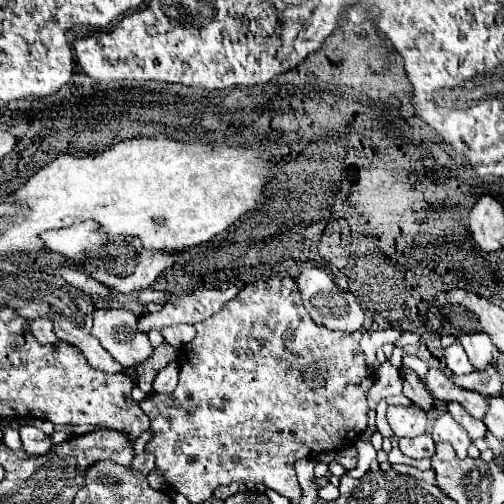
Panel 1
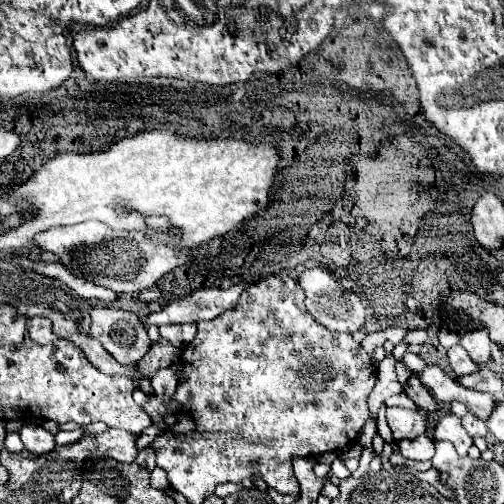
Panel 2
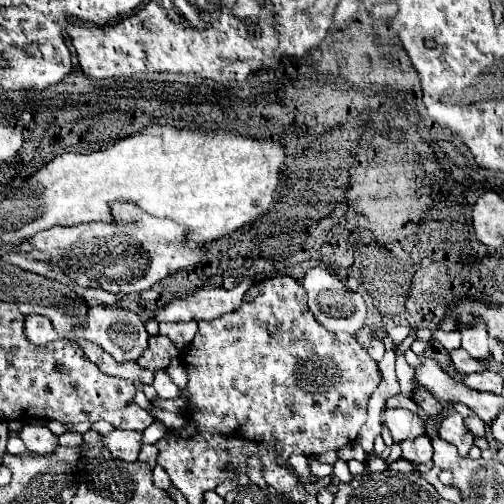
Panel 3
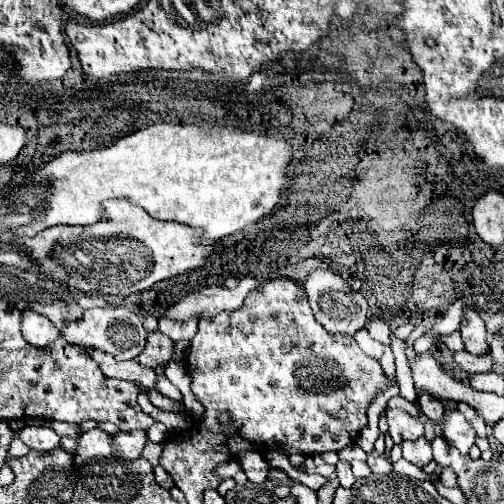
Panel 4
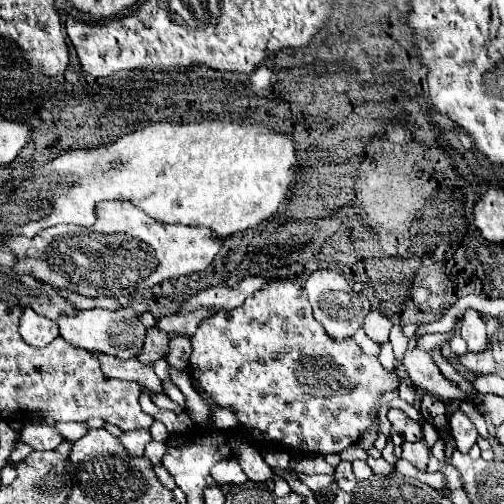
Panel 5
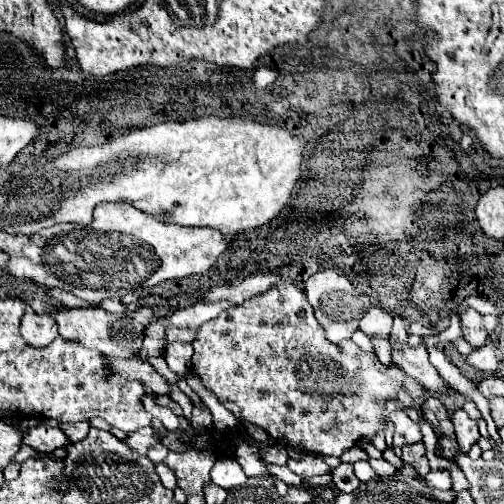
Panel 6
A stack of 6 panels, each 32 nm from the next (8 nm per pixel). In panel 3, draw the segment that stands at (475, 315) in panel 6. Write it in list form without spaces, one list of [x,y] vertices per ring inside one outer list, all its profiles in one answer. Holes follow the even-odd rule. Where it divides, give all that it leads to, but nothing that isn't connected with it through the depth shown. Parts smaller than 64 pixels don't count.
[[[474,318],[474,322],[462,330],[462,348],[470,352],[470,356],[478,356],[478,360],[490,356],[486,324],[480,318]]]

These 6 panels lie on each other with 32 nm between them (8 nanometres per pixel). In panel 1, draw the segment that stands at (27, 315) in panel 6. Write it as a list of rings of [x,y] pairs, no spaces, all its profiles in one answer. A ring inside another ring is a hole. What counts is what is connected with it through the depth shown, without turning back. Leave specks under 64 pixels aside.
[[[36,318],[36,320],[30,320],[28,326],[30,326],[32,336],[34,336],[40,344],[52,344],[52,342],[58,340],[58,338],[54,336],[54,332],[52,332],[52,322],[50,322],[48,318]]]

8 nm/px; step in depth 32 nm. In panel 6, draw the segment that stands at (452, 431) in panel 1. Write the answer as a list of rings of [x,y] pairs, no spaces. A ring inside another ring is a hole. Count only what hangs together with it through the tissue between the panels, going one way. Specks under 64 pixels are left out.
[[[464,410],[454,412],[452,424],[454,424],[454,430],[456,430],[456,440],[460,444],[460,452],[466,454],[470,450],[470,446],[476,444],[478,438],[480,438],[478,424],[476,424],[476,420],[468,418],[468,414]]]

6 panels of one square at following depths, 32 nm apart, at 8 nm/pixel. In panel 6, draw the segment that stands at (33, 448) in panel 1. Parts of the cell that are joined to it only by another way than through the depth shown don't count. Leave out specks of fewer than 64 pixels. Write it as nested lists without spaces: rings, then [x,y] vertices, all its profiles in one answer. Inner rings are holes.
[[[40,424],[36,428],[30,428],[26,430],[26,436],[24,436],[24,444],[32,446],[34,450],[42,452],[42,454],[48,454],[48,452],[54,452],[56,448],[64,448],[70,444],[68,436],[62,432],[62,428],[52,428],[48,424]]]

